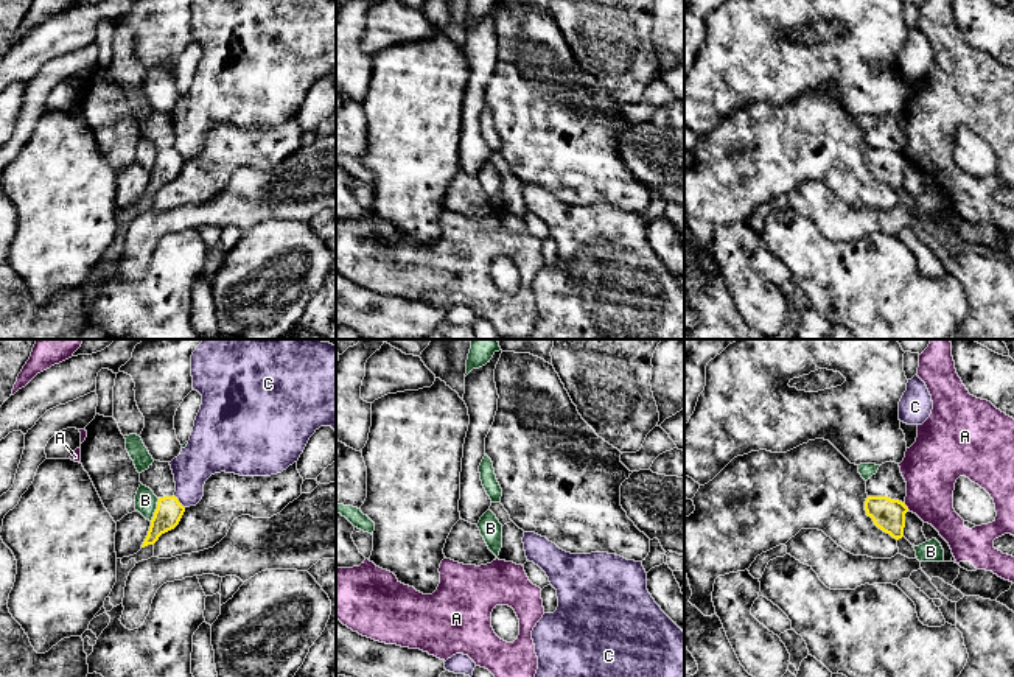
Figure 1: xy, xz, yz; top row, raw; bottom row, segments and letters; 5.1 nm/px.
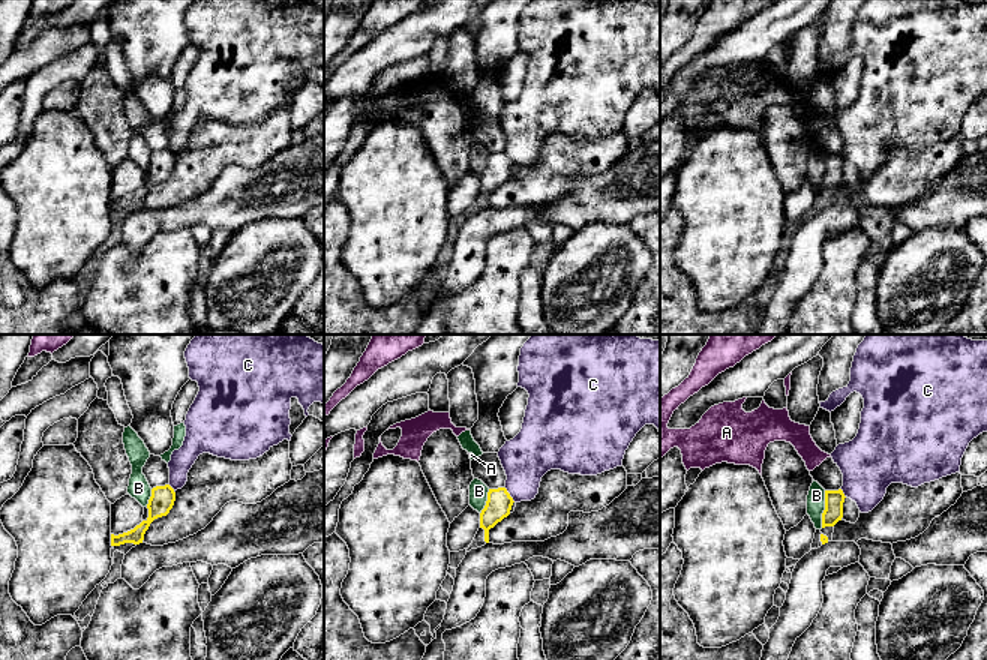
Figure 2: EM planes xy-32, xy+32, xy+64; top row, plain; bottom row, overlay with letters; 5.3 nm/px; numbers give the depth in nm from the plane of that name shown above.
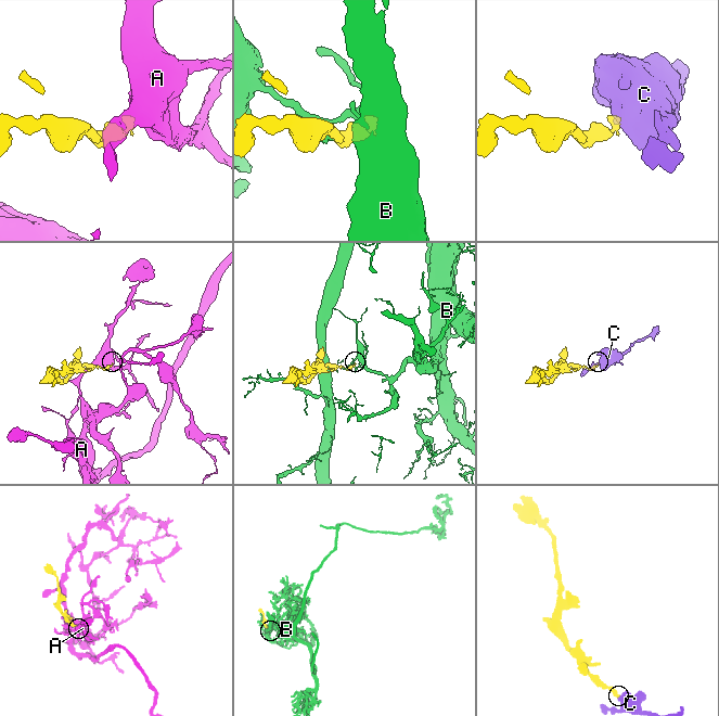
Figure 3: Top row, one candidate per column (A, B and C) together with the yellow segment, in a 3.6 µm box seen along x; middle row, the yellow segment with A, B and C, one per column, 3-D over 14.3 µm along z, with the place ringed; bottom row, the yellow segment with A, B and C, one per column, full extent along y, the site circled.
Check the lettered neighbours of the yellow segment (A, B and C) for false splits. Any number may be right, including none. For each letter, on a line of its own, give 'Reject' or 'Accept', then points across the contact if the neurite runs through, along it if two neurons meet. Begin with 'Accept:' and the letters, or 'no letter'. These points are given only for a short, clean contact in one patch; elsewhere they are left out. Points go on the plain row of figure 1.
Accept: no letter
A: Reject. Boundary: yz (904, 153), (909, 161)
B: Reject
C: Reject. Boundary: xy (173, 147), (184, 159)

